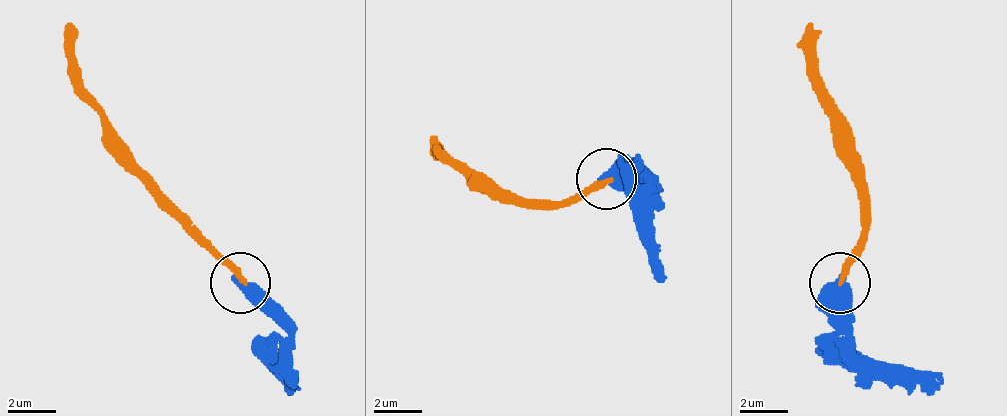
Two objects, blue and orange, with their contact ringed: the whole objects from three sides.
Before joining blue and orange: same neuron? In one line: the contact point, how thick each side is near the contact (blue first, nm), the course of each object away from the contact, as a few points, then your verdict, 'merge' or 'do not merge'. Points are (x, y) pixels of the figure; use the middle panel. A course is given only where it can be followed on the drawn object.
(606, 178) | 650/280 nm | blue via (607, 177), (644, 177), (644, 243), (668, 280) | orange via (607, 177), (565, 201), (505, 201), (432, 147) | do not merge

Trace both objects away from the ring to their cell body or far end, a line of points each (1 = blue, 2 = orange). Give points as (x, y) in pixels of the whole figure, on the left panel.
1: (241, 284), (278, 333), (278, 363), (302, 387)
2: (241, 284), (139, 163), (78, 72), (66, 24)

